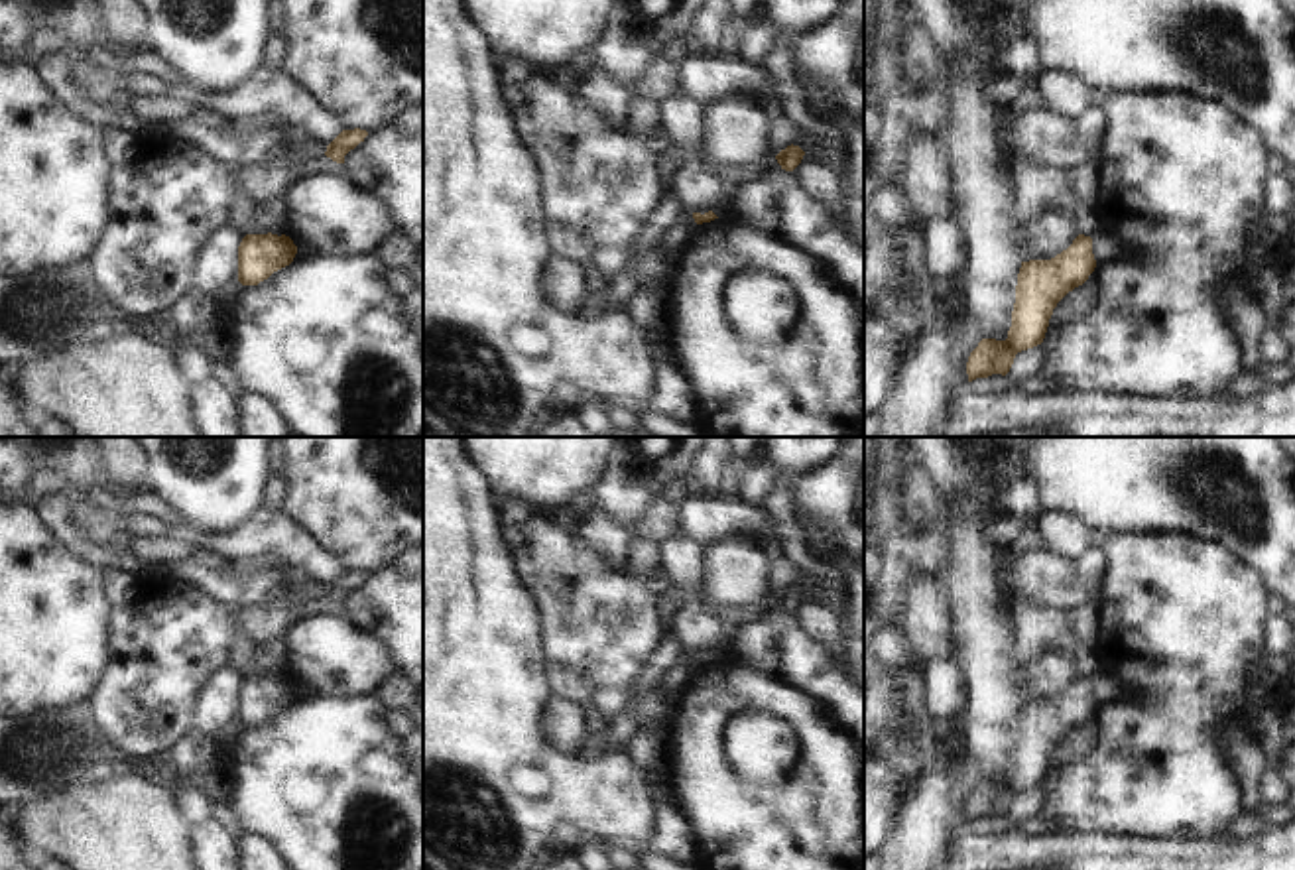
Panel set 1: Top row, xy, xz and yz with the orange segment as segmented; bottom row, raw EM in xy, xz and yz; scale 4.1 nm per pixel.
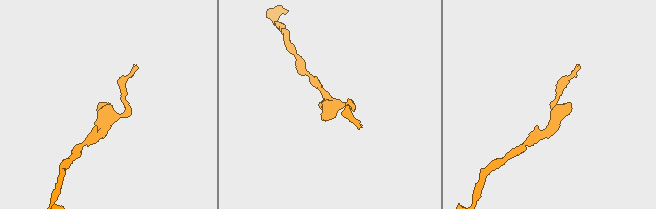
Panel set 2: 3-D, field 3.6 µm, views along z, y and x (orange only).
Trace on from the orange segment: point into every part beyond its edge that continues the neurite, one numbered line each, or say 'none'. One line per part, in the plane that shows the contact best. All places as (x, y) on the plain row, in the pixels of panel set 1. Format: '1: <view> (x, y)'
none

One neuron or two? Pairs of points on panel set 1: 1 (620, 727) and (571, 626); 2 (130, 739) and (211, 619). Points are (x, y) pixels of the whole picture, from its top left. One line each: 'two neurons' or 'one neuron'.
1: two neurons
2: one neuron

